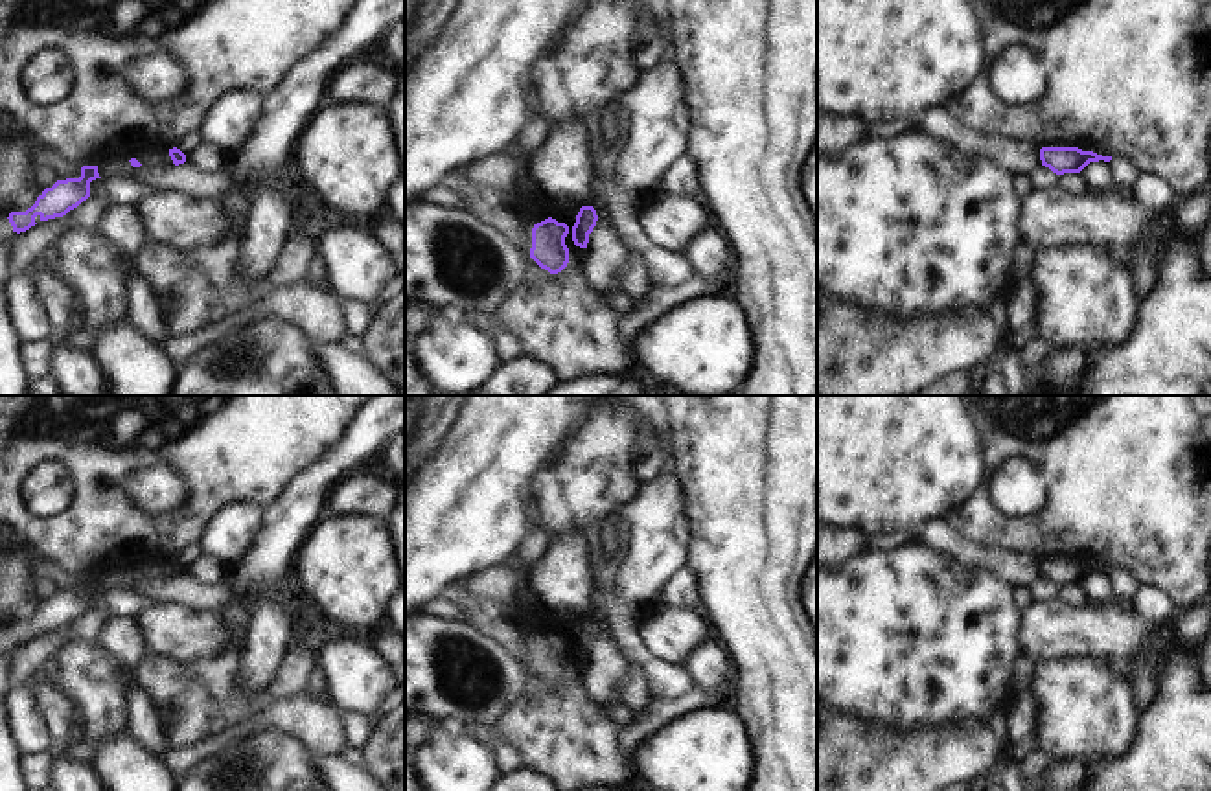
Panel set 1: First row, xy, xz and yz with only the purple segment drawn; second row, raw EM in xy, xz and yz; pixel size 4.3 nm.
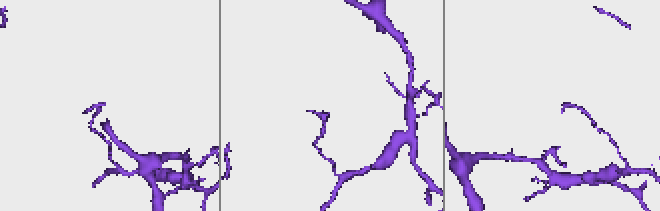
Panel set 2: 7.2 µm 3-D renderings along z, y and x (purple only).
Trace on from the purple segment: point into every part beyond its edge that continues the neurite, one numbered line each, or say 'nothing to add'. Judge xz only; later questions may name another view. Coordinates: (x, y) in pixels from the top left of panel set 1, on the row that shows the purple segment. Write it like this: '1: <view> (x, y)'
nothing to add

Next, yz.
nothing to add

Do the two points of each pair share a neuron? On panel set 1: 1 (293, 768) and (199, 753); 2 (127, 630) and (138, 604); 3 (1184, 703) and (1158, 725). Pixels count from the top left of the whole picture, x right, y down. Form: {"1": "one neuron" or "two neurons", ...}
{"1": "two neurons", "2": "two neurons", "3": "one neuron"}

